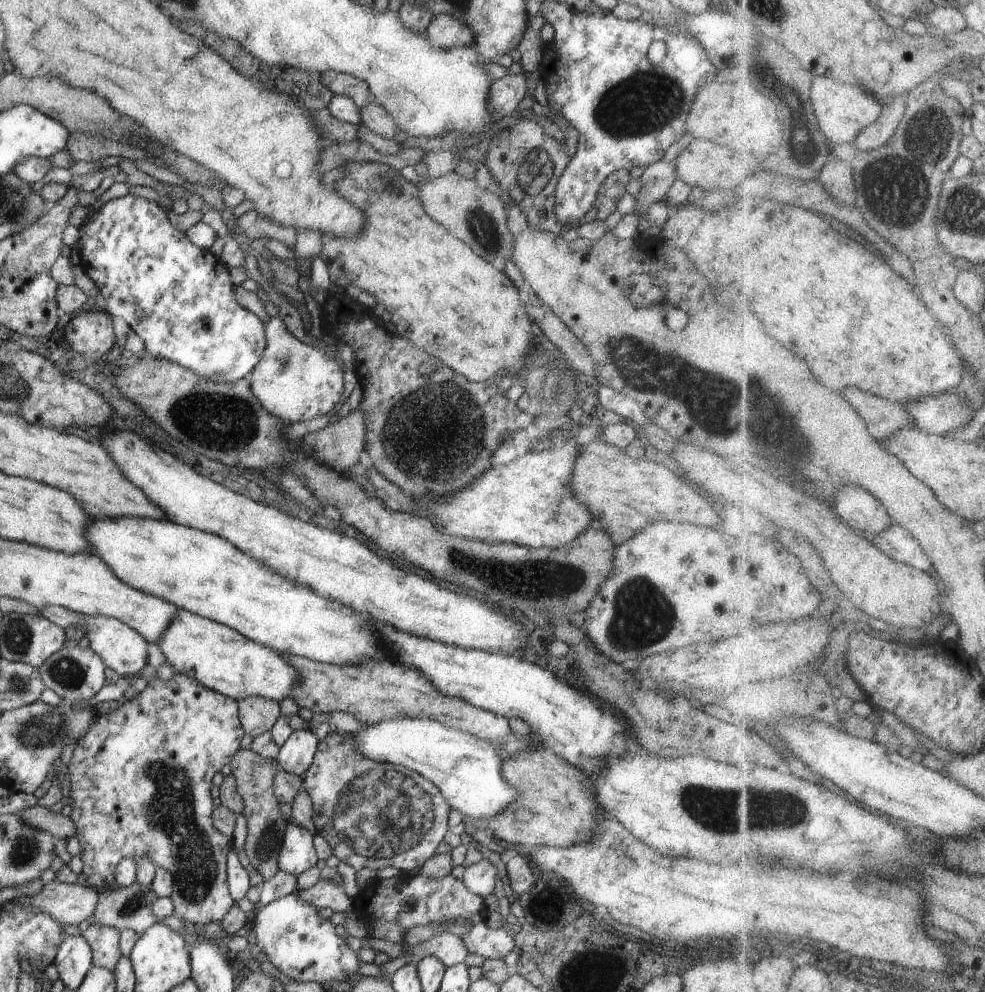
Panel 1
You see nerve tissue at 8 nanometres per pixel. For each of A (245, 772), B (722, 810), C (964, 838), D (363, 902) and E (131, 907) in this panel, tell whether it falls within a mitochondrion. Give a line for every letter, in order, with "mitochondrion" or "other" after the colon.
A: other
B: mitochondrion
C: other
D: other
E: mitochondrion

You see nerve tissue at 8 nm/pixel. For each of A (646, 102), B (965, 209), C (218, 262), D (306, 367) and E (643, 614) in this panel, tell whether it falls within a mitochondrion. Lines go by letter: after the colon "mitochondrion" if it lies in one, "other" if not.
A: mitochondrion
B: mitochondrion
C: other
D: other
E: mitochondrion

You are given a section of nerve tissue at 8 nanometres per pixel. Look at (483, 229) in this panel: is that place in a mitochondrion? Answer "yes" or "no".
yes

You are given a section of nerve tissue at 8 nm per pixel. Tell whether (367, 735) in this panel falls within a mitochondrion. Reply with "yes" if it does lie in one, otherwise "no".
no

